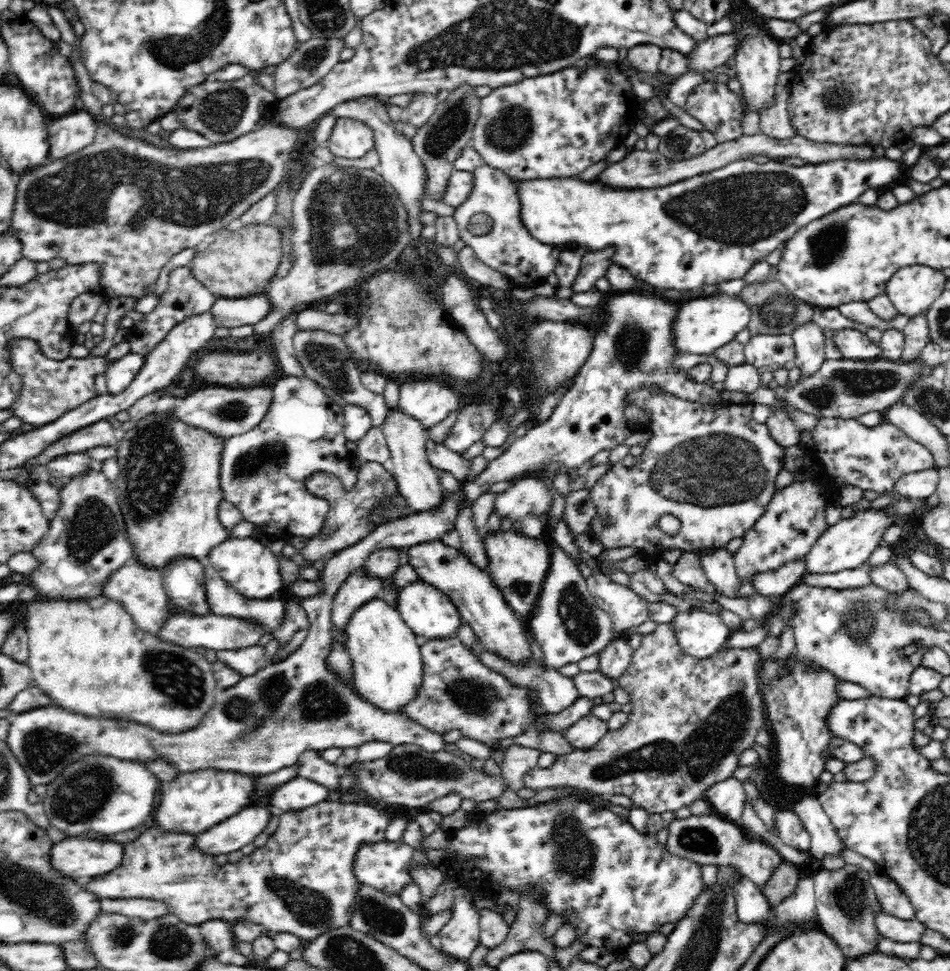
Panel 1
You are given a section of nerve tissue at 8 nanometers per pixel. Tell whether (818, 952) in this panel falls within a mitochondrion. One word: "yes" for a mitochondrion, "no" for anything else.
no

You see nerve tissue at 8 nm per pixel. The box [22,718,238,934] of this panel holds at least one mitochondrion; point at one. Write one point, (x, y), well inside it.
(81, 794)

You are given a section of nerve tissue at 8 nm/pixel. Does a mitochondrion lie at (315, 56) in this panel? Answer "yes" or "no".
yes

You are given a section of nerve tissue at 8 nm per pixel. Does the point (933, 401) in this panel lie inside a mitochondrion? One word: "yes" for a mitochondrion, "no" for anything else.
yes

